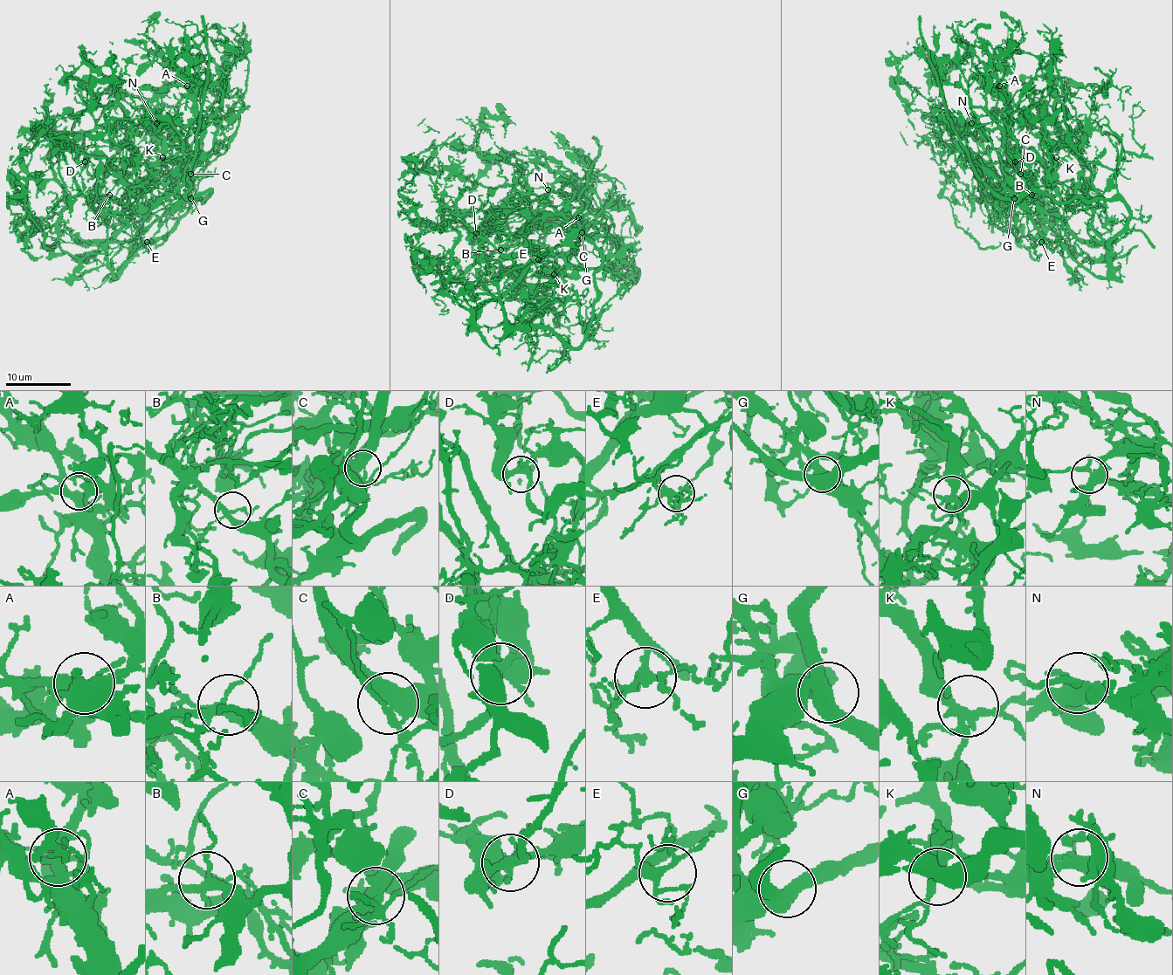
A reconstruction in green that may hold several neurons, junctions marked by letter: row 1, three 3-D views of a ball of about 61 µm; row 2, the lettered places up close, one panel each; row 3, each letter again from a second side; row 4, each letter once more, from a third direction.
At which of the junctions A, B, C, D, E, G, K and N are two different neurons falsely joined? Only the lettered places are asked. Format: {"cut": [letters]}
{"cut": ["C"]}

